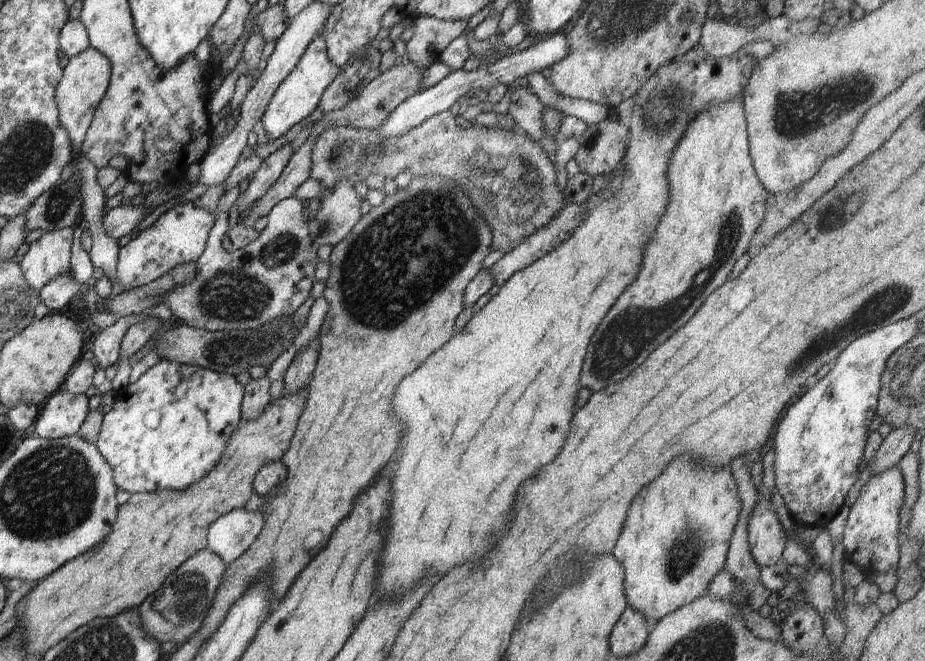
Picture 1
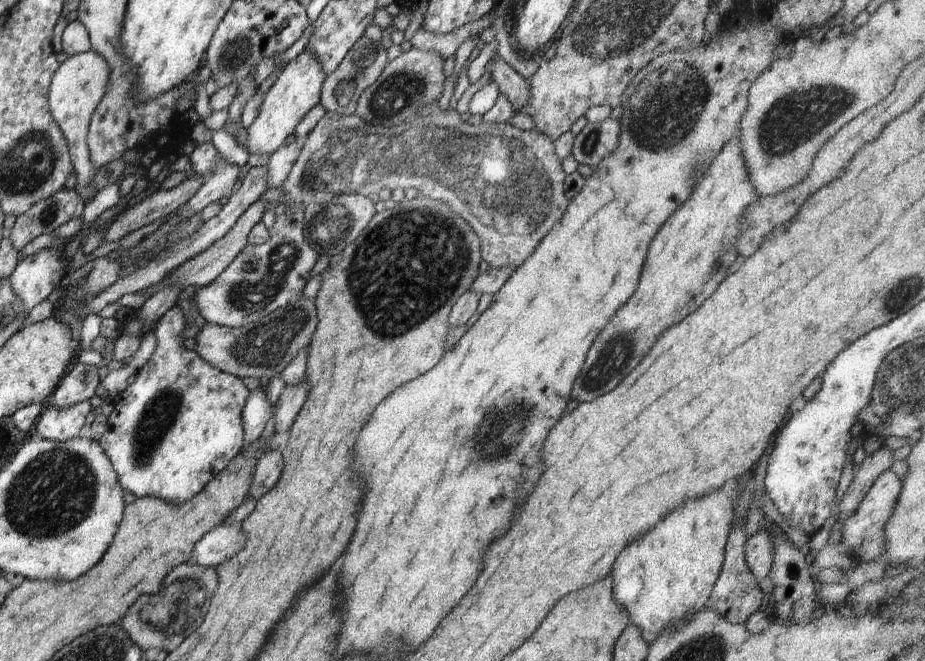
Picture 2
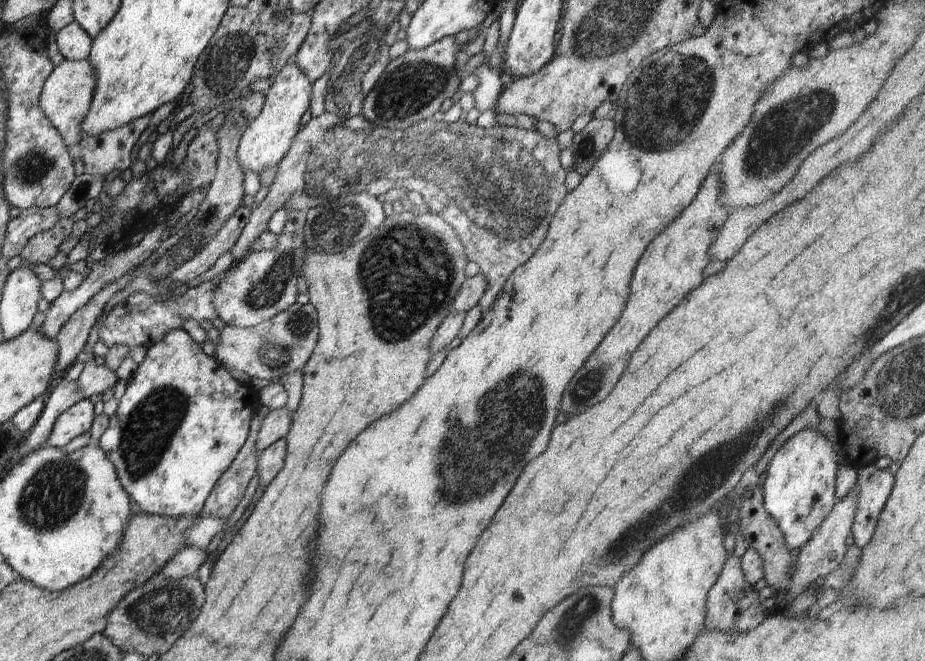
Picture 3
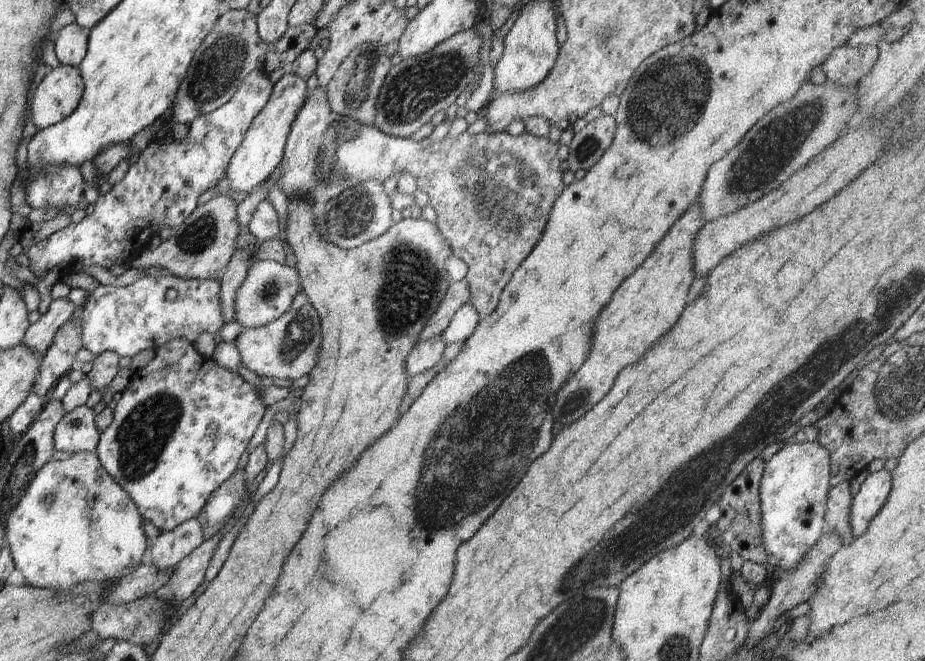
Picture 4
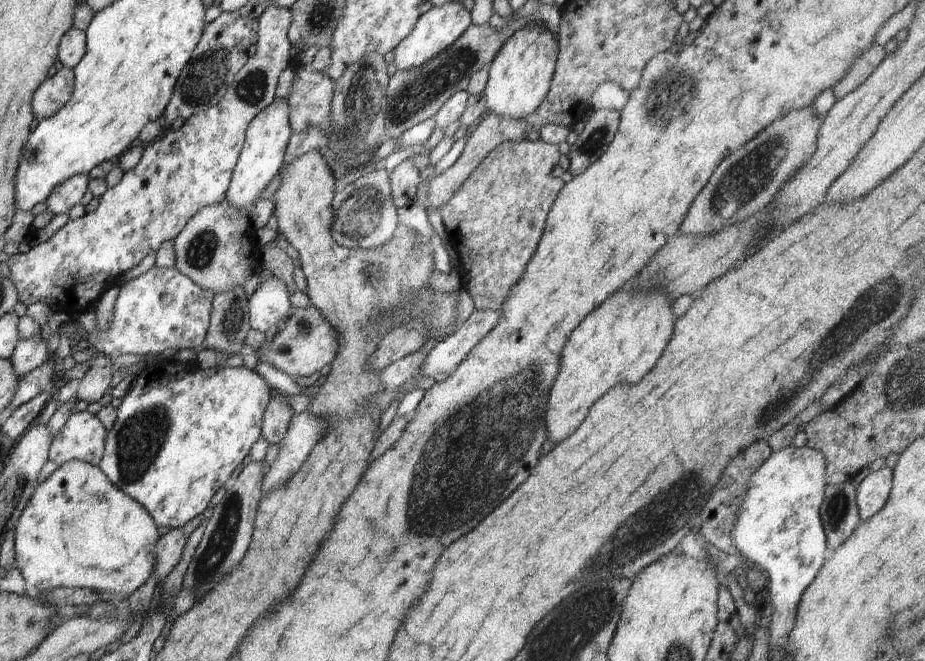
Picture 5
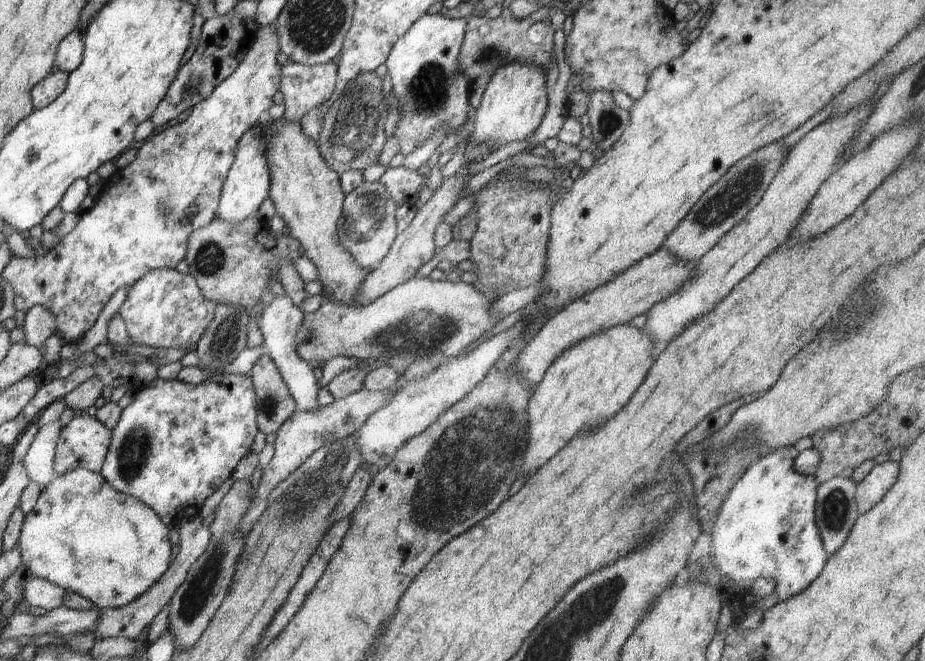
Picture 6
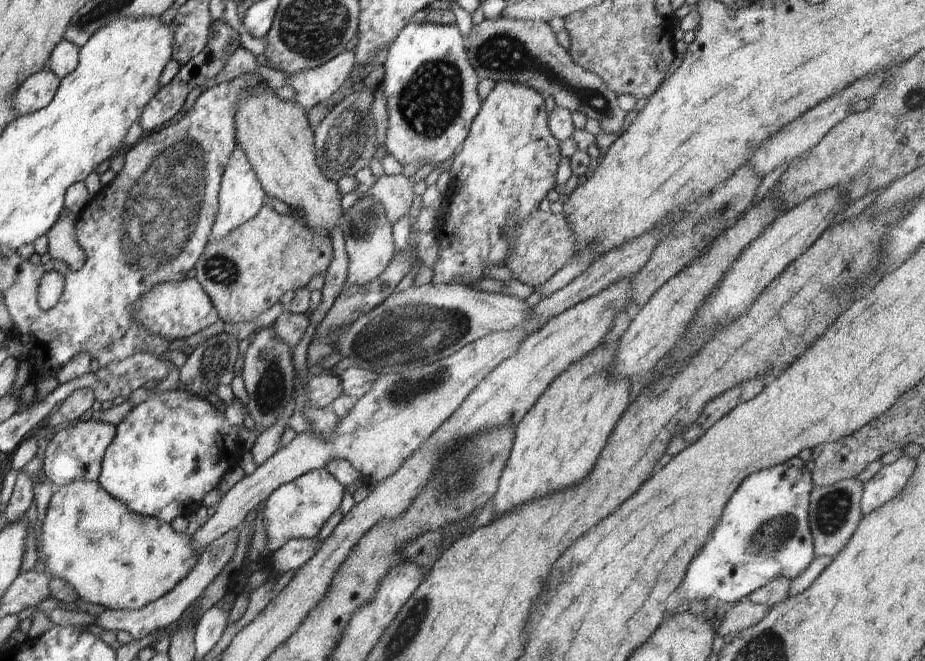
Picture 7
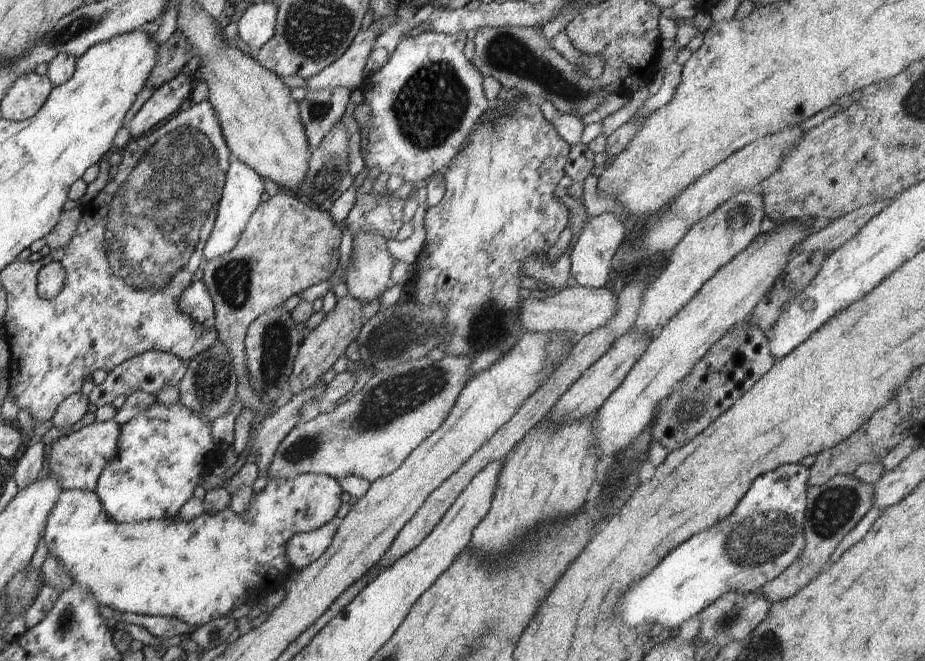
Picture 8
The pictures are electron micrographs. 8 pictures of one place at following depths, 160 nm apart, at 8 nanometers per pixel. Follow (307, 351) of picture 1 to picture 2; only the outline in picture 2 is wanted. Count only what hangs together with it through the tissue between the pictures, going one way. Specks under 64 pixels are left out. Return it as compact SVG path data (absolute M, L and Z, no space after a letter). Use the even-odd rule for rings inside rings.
M306 380L298 382L298 384L285 384L282 390L282 396L273 408L276 432L280 430L288 430L296 418L296 414L300 412L302 404L306 402L306 394L308 394L308 384Z

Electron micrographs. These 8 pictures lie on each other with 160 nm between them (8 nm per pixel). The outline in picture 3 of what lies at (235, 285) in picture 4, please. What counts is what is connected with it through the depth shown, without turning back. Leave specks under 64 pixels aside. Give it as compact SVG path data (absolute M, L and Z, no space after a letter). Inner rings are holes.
M327 111L316 118L307 116L288 153L278 165L268 196L252 209L248 224L230 251L235 262L242 260L250 252L250 245L268 230L270 217L280 208L307 211L352 192L369 190L381 195L399 187L420 194L424 199L423 209L438 213L457 232L467 260L476 262L487 280L487 289L478 304L485 311L491 308L494 299L502 292L508 277L538 250L552 217L564 202L568 192L565 186L567 172L561 166L560 152L555 138L541 136L535 128L522 130L511 125L479 128L462 119L453 124L428 119L406 130L394 131L375 126L363 116L341 119Z

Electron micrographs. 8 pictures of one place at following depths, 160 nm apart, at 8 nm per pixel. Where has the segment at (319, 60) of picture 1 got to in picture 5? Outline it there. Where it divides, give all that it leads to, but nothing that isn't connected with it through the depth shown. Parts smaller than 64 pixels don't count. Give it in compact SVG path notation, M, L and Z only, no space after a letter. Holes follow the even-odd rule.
M275 99L273 104L270 104L254 118L254 121L246 130L244 145L225 195L225 199L232 208L247 211L248 208L254 207L261 200L260 194L268 188L268 184L276 178L282 169L284 156L292 134L286 99Z

